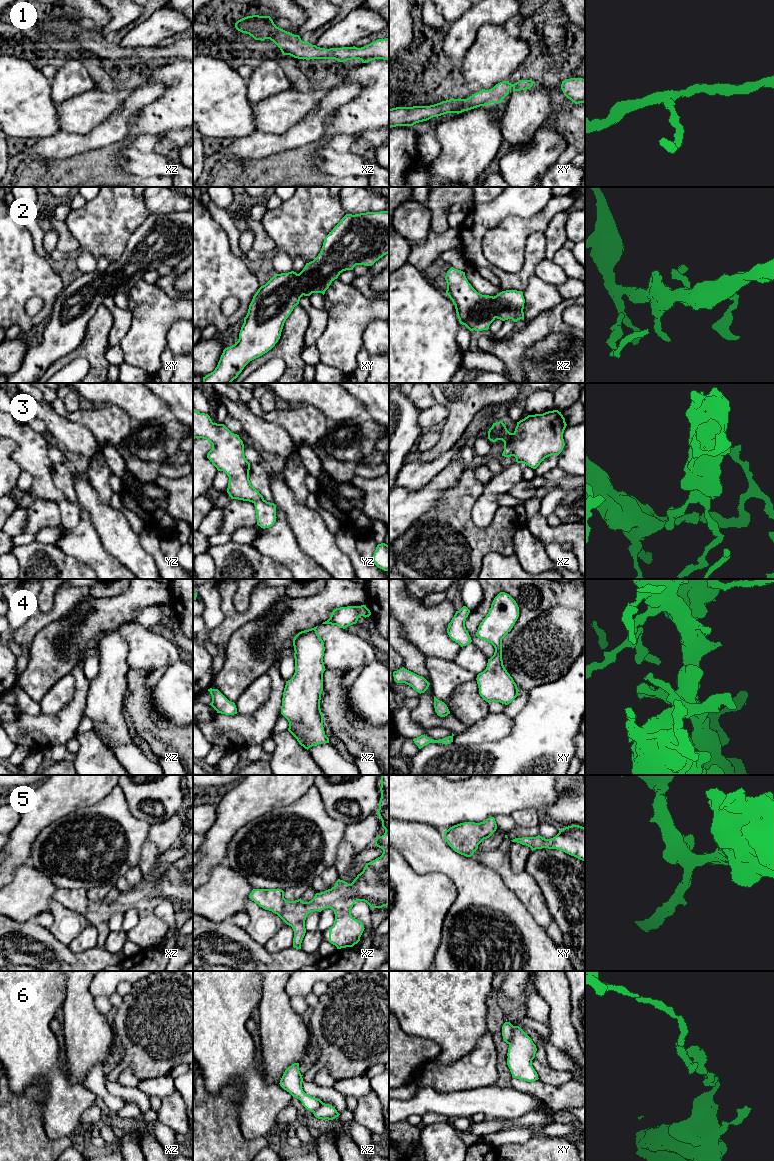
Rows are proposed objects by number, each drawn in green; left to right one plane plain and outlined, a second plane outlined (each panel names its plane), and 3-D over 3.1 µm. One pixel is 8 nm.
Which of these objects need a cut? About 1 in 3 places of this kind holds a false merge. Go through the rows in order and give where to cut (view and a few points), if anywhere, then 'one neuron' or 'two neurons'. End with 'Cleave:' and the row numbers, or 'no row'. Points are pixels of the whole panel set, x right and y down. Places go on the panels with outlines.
1: cut none; one neuron
2: cut none; one neuron
3: cut xz (504, 445), (510, 447), (513, 455); two neurons
4: cut none; one neuron
5: cut none; one neuron
6: cut xy (512, 1025), (512, 1040), (509, 1044); two neurons
Cleave: 3, 6

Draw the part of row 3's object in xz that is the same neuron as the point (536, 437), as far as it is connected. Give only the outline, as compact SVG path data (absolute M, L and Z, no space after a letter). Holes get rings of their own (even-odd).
M558 410L548 411L543 414L528 415L517 422L513 433L510 433L502 421L493 423L488 431L488 439L492 442L502 440L504 446L510 446L513 456L517 463L524 463L529 467L536 469L545 458L558 456L564 446L563 433L567 424L565 418Z

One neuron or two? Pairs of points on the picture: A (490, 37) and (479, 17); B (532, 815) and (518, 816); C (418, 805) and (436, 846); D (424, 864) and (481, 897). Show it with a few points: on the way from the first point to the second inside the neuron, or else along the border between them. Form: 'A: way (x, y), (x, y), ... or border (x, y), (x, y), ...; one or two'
A: border (502, 25), (484, 24), (471, 45); two
B: way (529, 816), (521, 816); one
C: border (404, 819), (432, 825), (442, 832); two
D: way (438, 864), (448, 864), (467, 883); one

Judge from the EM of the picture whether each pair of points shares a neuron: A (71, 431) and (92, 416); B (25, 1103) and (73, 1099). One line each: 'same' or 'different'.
A: different
B: different

